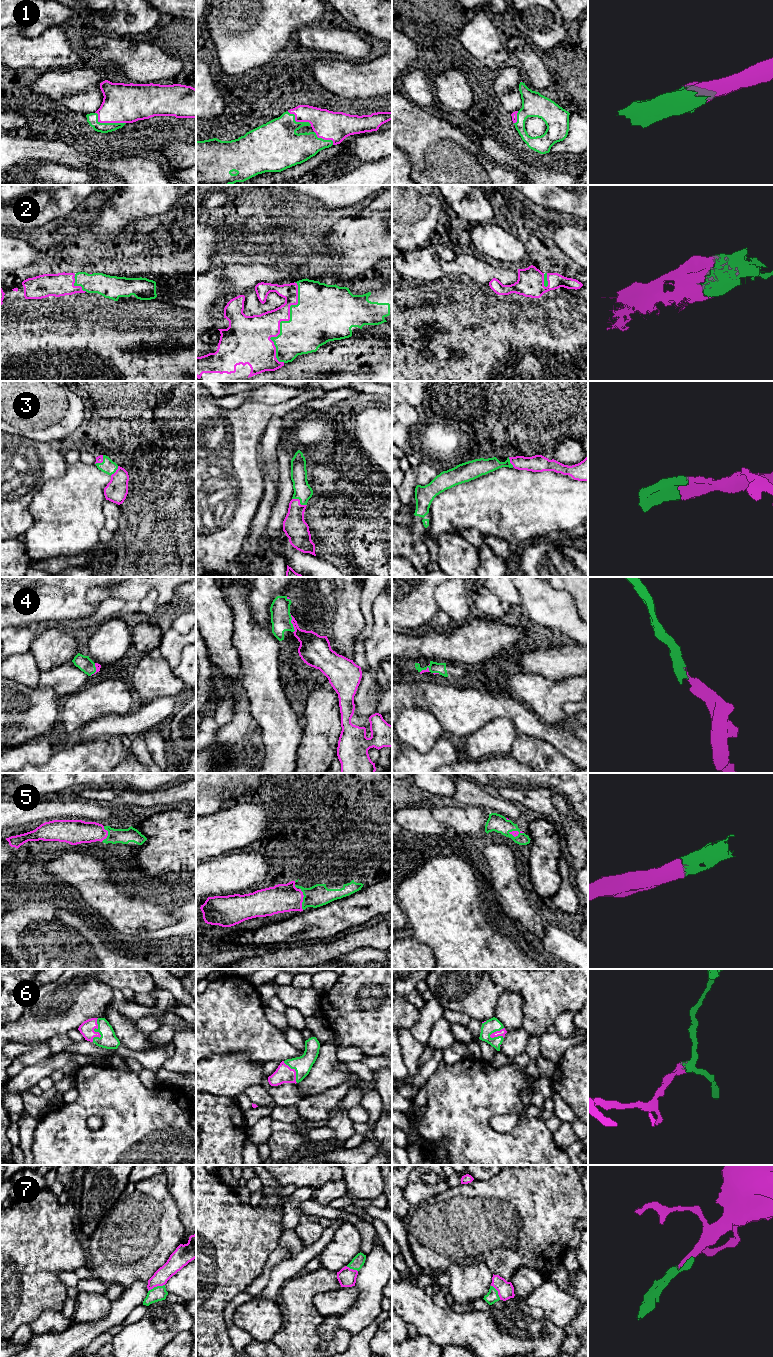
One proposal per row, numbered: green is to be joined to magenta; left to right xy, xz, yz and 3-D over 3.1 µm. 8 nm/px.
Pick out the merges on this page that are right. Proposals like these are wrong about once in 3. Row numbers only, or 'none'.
1, 2, 3, 4, 5, 6, 7

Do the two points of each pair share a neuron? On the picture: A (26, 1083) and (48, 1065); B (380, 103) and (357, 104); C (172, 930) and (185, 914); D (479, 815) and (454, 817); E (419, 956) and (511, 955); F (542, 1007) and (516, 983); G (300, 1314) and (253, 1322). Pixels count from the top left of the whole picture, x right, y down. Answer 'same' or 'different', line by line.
A: same
B: same
C: same
D: same
E: different
F: same
G: different

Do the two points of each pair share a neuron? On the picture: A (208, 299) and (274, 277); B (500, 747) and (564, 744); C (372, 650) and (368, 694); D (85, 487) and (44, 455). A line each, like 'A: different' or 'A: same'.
A: same
B: different
C: same
D: different

